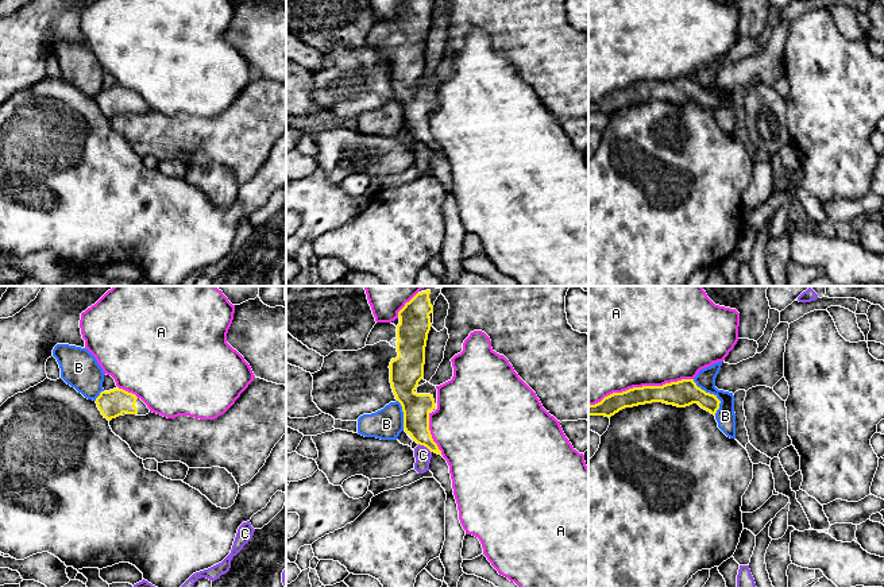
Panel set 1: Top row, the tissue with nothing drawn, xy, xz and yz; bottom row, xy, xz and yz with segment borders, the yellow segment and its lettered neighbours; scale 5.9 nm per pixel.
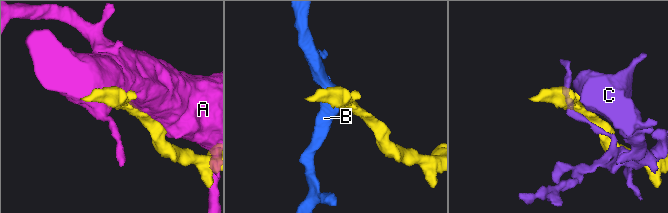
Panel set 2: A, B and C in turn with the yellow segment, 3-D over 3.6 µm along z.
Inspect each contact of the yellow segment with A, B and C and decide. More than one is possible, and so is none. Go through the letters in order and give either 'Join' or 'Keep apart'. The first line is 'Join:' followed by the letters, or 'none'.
Join: none
A: Keep apart
B: Keep apart
C: Keep apart

